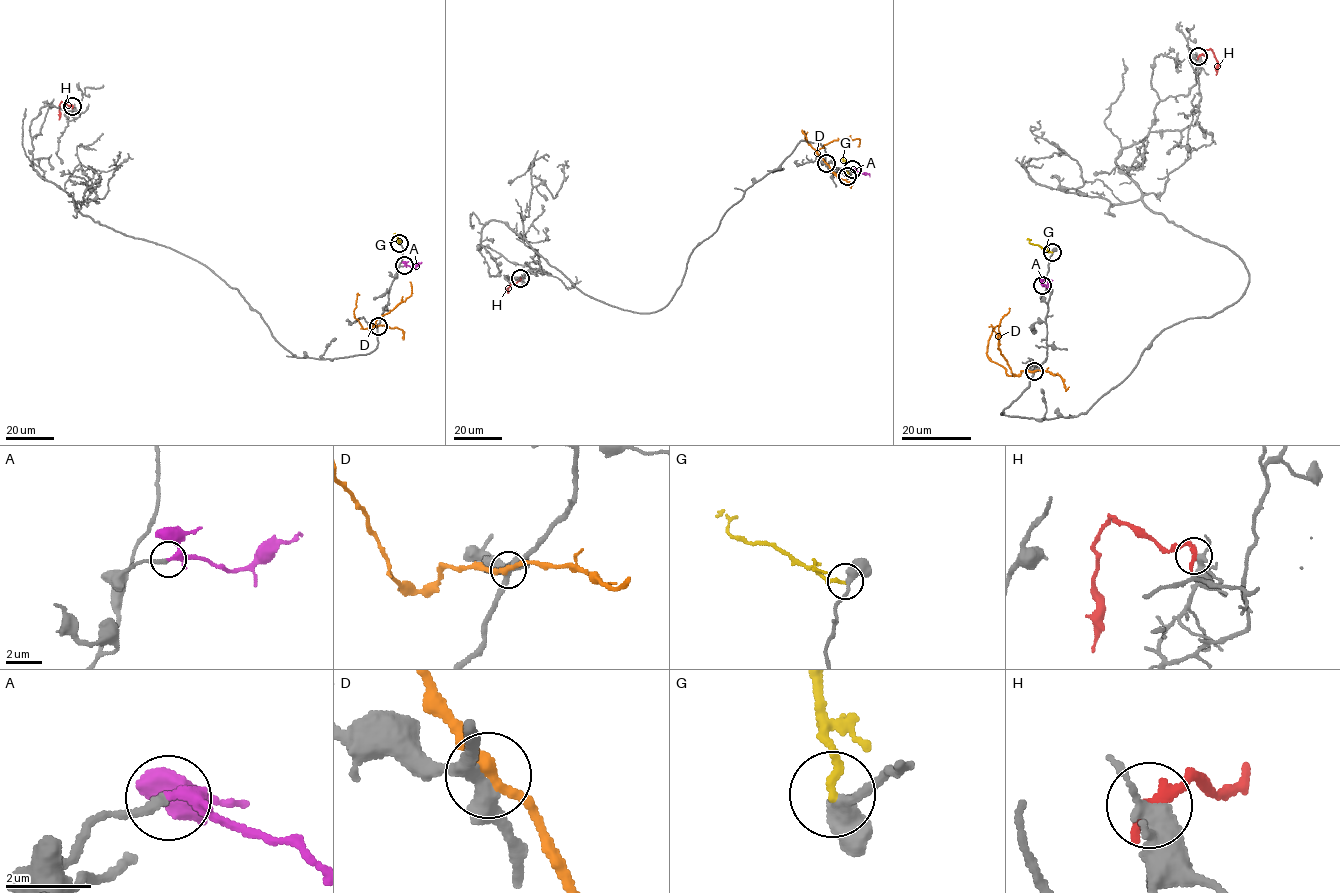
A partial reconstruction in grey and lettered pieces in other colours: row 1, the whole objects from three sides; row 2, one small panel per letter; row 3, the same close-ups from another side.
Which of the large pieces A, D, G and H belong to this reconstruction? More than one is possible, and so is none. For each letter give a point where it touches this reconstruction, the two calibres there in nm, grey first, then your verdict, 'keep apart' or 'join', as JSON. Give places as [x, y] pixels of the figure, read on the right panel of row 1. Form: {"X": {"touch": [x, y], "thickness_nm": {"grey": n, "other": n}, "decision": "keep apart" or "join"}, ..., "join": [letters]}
{"A": {"touch": [1042, 285], "thickness_nm": {"grey": 200, "other": 240}, "decision": "join"}, "D": {"touch": [1034, 371], "thickness_nm": {"grey": 340, "other": 280}, "decision": "keep apart"}, "G": {"touch": [1052, 252], "thickness_nm": {"grey": 360, "other": 200}, "decision": "keep apart"}, "H": {"touch": [1198, 56], "thickness_nm": {"grey": 280, "other": 340}, "decision": "keep apart"}, "join": ["A"]}

